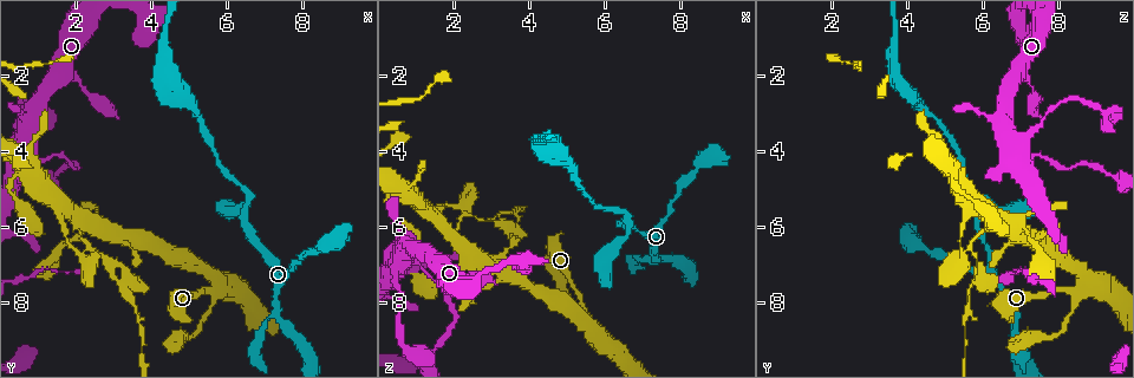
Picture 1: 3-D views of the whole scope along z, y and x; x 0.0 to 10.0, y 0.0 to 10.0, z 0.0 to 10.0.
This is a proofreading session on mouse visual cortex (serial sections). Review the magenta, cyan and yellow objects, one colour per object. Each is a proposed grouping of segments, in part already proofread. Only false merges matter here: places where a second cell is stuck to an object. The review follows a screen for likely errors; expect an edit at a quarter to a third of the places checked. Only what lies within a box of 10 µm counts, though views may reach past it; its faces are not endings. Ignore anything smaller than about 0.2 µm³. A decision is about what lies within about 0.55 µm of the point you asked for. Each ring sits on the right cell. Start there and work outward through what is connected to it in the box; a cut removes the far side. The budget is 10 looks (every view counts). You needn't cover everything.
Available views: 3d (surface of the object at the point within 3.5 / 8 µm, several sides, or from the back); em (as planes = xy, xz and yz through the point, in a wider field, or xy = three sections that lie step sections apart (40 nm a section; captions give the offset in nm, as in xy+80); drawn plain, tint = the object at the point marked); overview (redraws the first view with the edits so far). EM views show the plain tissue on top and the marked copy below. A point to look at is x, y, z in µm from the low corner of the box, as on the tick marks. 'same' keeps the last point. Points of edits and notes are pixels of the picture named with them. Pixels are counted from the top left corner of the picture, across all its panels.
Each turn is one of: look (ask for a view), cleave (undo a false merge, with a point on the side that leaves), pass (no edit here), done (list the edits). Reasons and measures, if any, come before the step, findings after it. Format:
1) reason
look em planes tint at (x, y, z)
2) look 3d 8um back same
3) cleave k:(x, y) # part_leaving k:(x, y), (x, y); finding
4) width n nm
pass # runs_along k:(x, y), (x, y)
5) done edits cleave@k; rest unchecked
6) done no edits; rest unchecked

three arms meet
look 3d 3.5um back at (0.95, 4.20, 6.95)

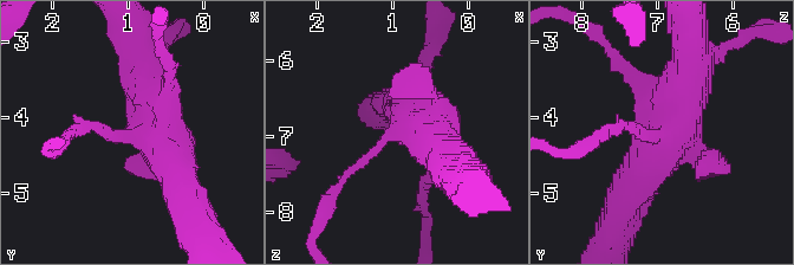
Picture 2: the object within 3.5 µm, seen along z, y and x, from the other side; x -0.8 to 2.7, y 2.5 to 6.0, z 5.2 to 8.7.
look em planes tint at (0.95, 4.25, 7.00)

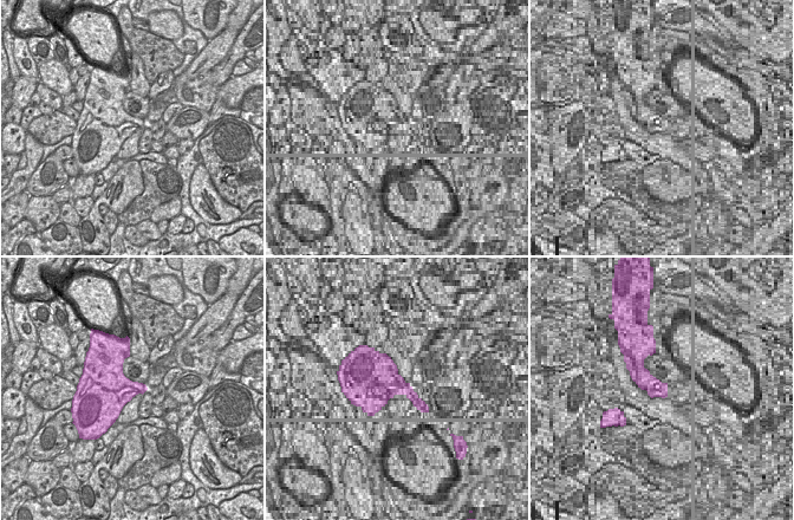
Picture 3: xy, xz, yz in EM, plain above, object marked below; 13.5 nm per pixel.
width 480 nm
pass # runs_along 2:(412, 104), (420, 120), (386, 137), (339, 186); all the same cell

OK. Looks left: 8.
three arms meet
look 3d 8um back at (2.15, 6.15, 6.00)

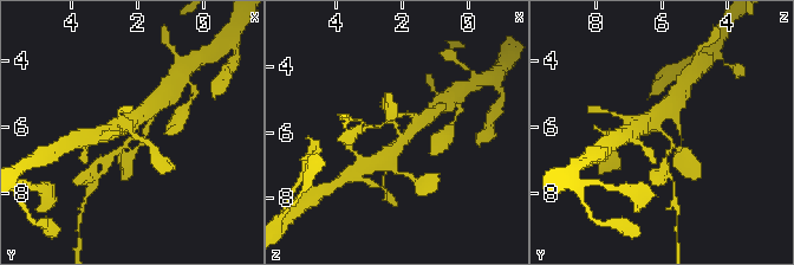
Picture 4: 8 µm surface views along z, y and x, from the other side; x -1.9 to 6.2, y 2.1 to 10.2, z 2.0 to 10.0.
zoom in
look 3d 3.5um same

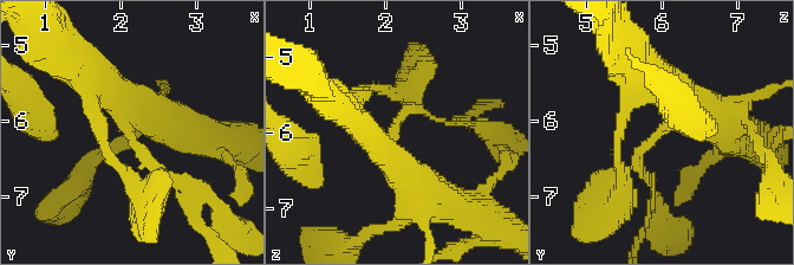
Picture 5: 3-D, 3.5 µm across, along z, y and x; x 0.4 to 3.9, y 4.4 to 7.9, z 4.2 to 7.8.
arms 3; arm_widths 150, 400, 450 nm
look em xy step 5 tint at (2.05, 6.10, 6.00)

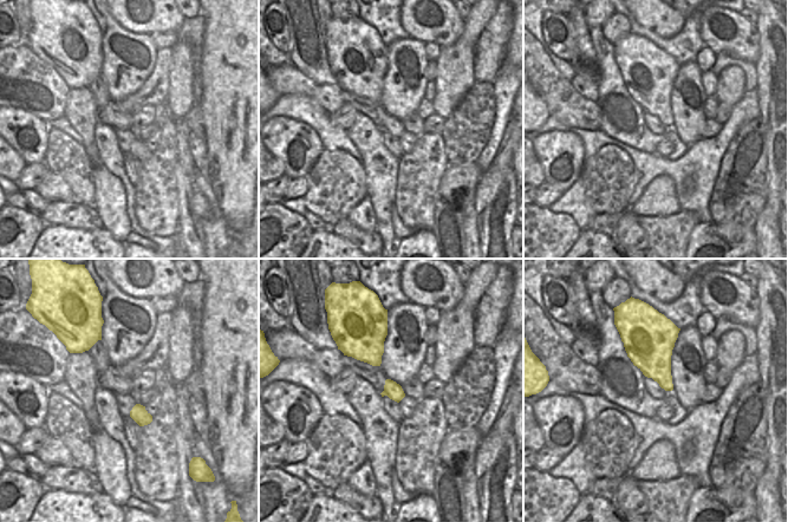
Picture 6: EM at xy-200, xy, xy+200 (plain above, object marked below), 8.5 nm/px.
pass # runs_along 5:(149, 111), (123, 101), (119, 122), (179, 181); one cell here

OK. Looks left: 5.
narrows sharply
look 3d 3.5um at (3.75, 8.75, 5.50)

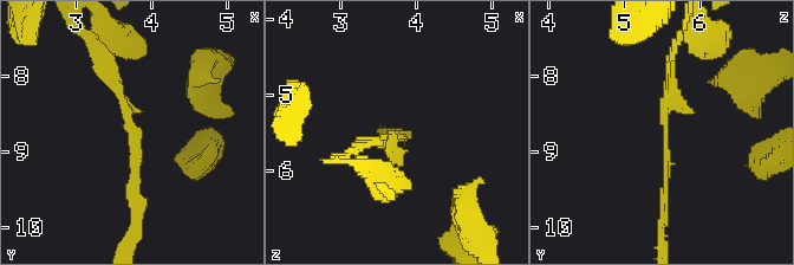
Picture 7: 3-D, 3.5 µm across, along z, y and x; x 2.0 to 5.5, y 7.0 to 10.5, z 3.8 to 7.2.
look em xy step 3 tint at (3.75, 8.80, 5.55)

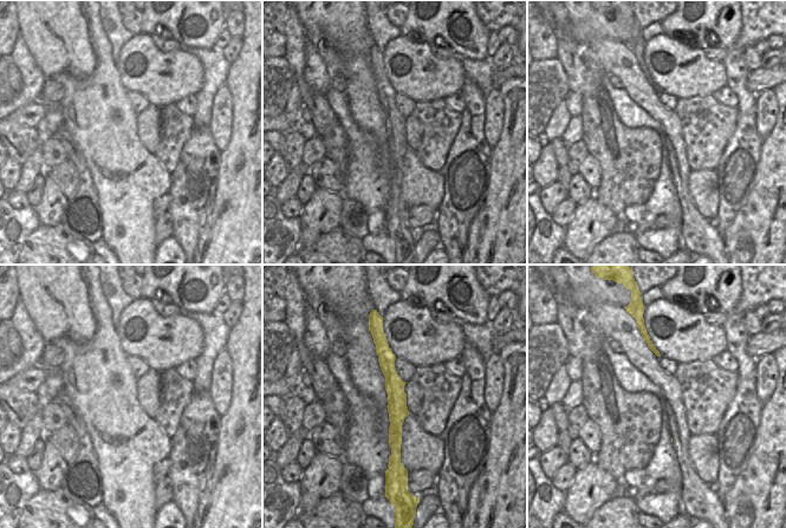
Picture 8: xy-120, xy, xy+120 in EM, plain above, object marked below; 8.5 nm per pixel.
pass # runs_along 8:(381, 337), (396, 393), (397, 458); continuous, no second cell

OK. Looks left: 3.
sharp bend
look 3d 3.5um at (6.55, 5.30, 5.75)

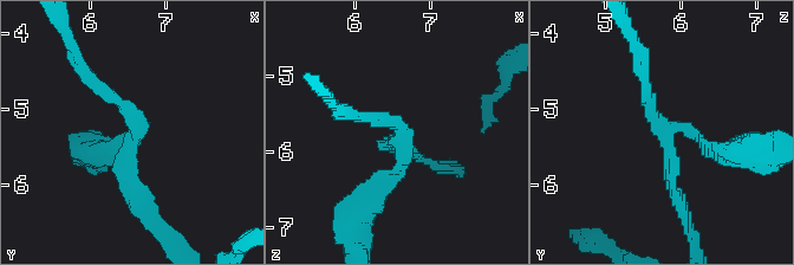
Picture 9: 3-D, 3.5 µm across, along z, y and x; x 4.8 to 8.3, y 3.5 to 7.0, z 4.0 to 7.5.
look em xy step 3 tint at (6.55, 5.30, 5.80)

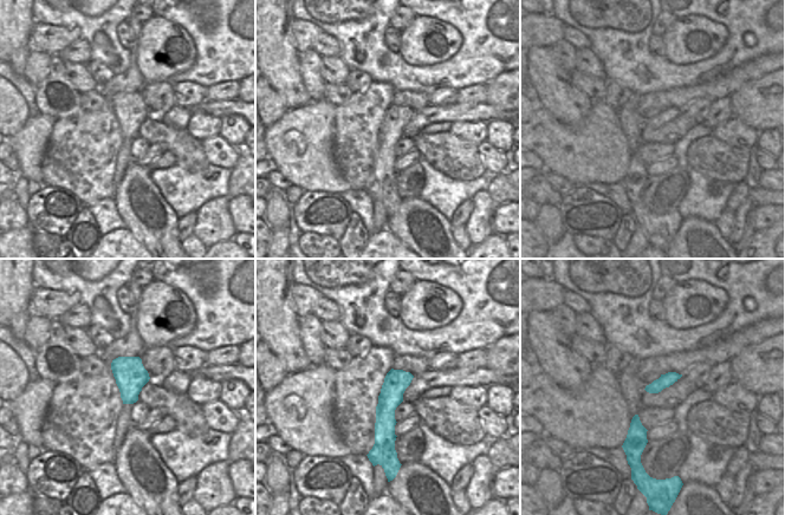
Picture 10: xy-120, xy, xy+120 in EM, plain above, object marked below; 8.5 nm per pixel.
pass # one cell here

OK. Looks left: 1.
done no edits; rest unchecked

